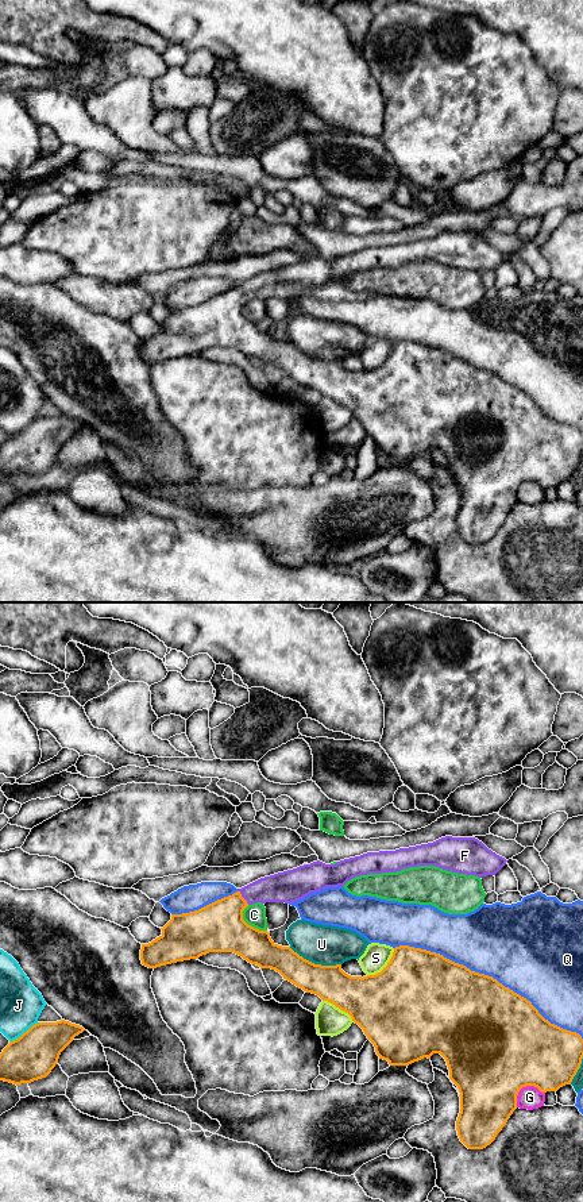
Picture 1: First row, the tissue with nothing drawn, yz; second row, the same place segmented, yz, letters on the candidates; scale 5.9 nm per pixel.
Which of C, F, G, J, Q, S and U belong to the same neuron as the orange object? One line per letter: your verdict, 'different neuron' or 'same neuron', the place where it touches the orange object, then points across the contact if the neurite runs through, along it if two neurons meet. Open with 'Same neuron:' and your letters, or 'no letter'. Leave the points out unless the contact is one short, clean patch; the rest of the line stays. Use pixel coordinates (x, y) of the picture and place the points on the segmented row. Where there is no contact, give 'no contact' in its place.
Same neuron: F
C: different neuron; contact yz (247, 924); border yz (247, 905), (243, 910), (243, 919), (248, 924), (266, 931)
F: same neuron; contact yz (242, 897); way yz (219, 927), (227, 912), (242, 897), (280, 887)
G: different neuron; contact yz (524, 1086)
J: different neuron; contact yz (24, 1032); border yz (38, 1023), (10, 1041)
Q: different neuron; contact yz (490, 977)
S: different neuron; contact yz (386, 966)
U: different neuron; contact yz (313, 963)

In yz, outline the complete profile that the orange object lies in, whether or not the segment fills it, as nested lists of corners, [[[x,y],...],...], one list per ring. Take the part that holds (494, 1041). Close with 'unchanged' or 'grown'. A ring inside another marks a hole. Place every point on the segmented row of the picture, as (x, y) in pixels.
[[[452,836],[395,851],[367,852],[336,864],[317,860],[260,878],[198,910],[171,914],[171,920],[161,928],[162,935],[142,944],[140,960],[143,966],[157,968],[198,959],[209,952],[233,952],[260,970],[275,970],[304,991],[348,1013],[374,1044],[379,1059],[390,1066],[409,1066],[440,1053],[447,1062],[449,1079],[460,1093],[457,1136],[468,1149],[483,1149],[495,1140],[517,1109],[517,1095],[522,1087],[534,1086],[547,1093],[571,1085],[583,1059],[579,1033],[551,1024],[530,1001],[493,976],[471,971],[440,953],[399,945],[381,972],[351,976],[341,970],[341,964],[314,964],[290,947],[275,944],[267,931],[259,931],[243,920],[243,910],[256,902],[297,902],[310,893],[344,886],[352,878],[367,874],[436,866],[482,878],[495,875],[506,862],[475,837]]]; grown

